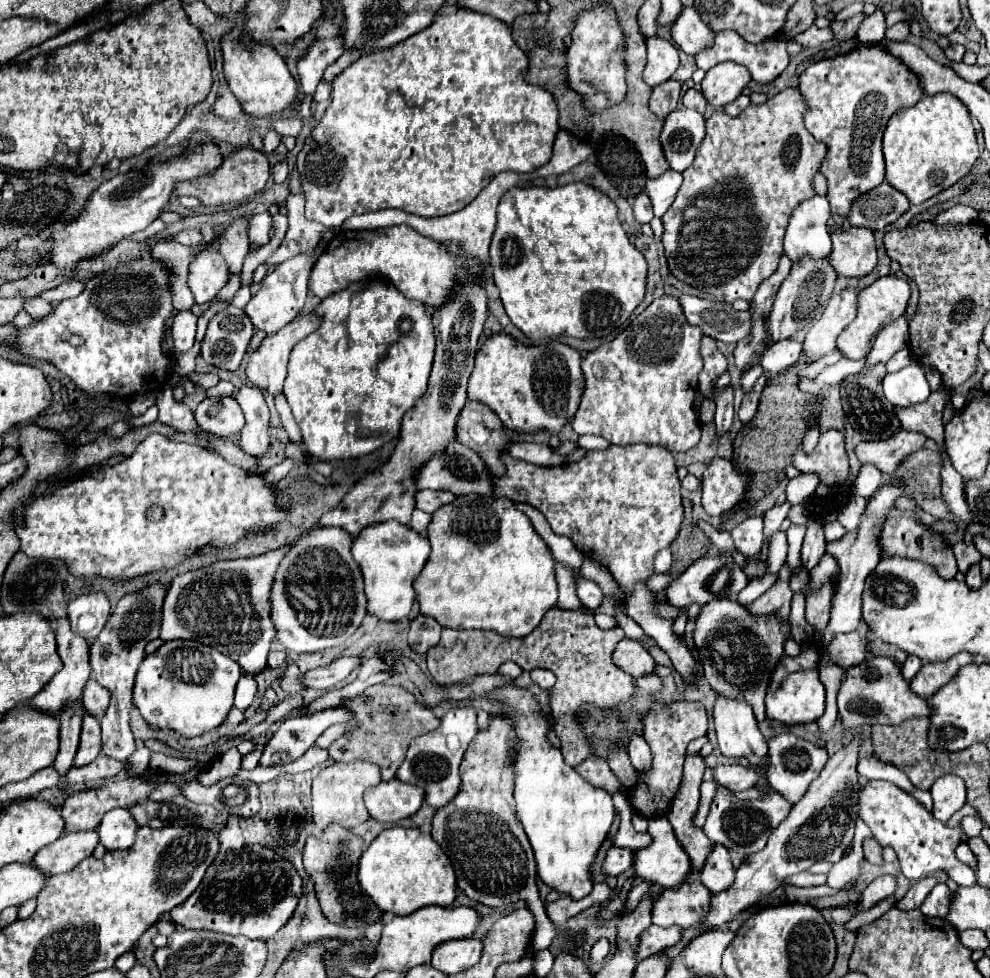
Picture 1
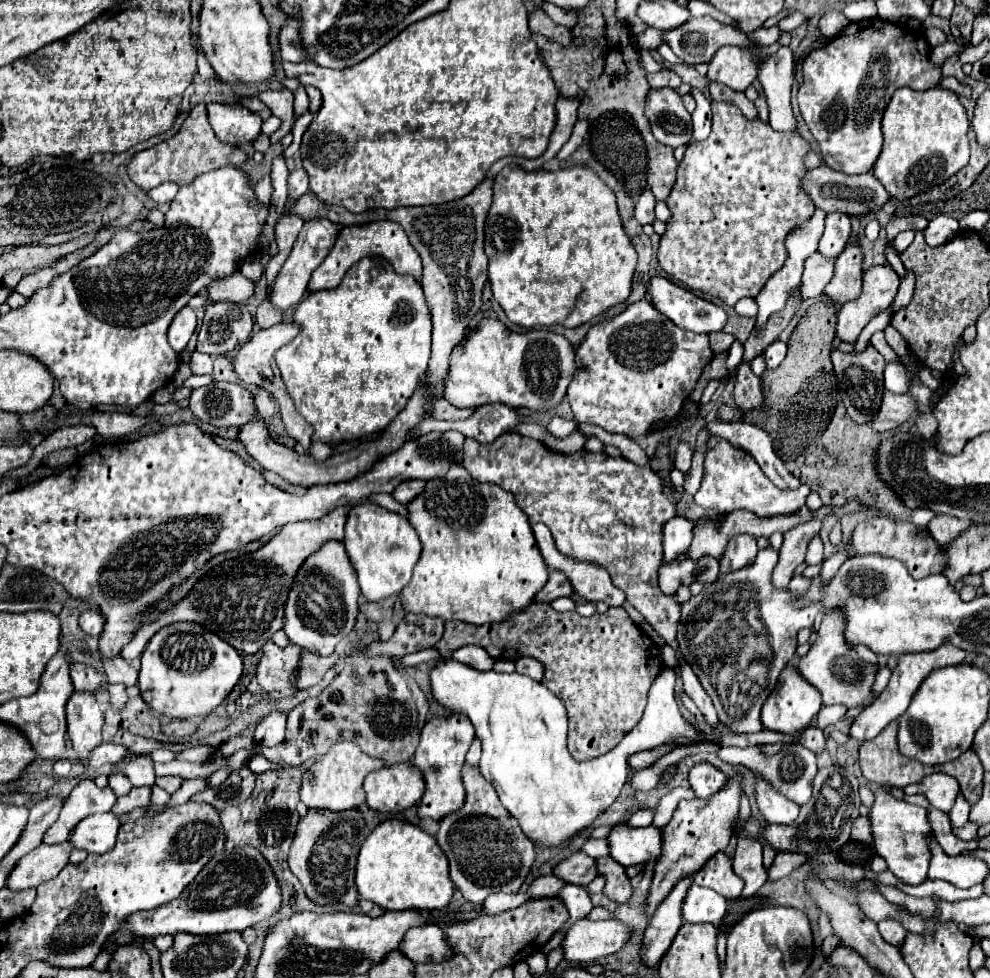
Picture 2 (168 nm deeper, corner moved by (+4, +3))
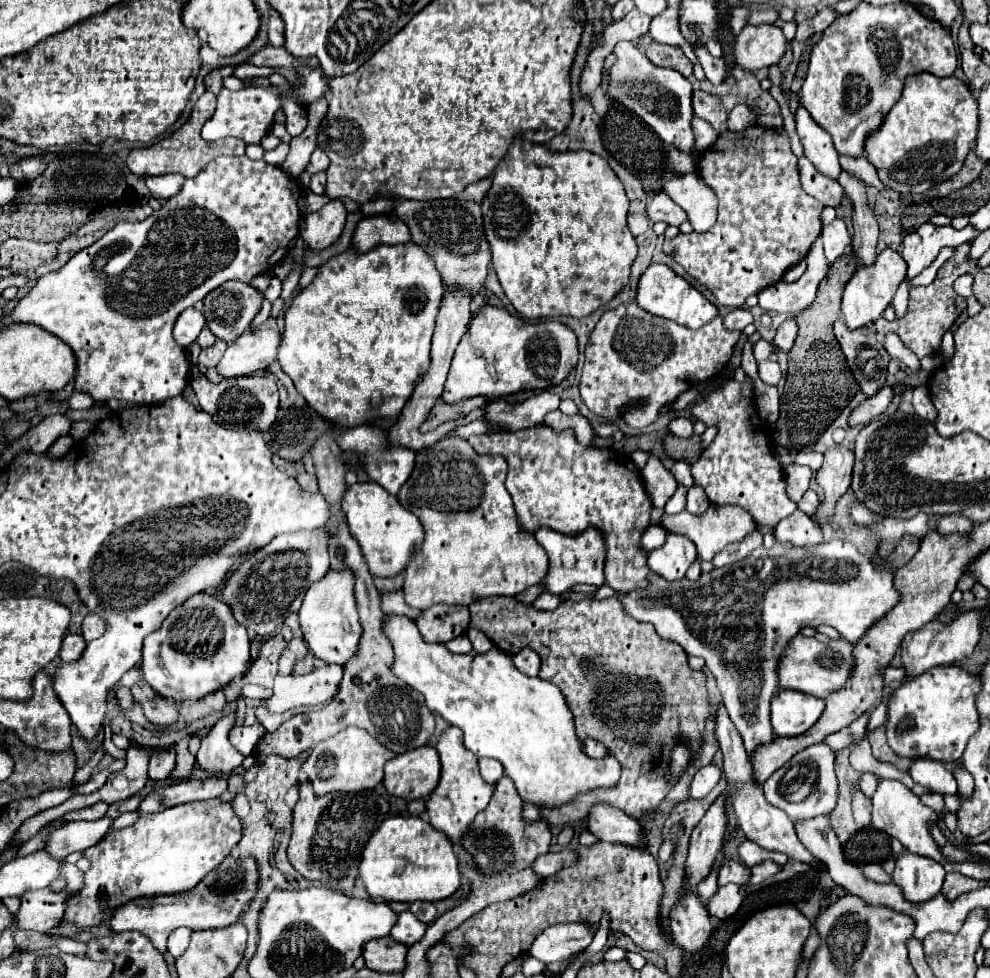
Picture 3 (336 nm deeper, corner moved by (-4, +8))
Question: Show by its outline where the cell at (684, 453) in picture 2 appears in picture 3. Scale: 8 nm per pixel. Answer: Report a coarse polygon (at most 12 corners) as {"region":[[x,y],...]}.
{"region":[[676,417],[670,423],[670,431],[680,439],[694,437],[692,421]]}

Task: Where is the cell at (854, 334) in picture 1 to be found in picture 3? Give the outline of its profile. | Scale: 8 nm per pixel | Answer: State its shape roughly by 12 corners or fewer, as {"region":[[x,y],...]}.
{"region":[[884,249],[846,283],[842,319],[860,329],[892,303],[906,263]]}

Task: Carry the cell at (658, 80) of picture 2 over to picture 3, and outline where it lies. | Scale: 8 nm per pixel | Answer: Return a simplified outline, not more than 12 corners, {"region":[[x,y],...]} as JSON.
{"region":[[652,41],[646,57],[656,67],[692,75],[692,63],[672,45]]}

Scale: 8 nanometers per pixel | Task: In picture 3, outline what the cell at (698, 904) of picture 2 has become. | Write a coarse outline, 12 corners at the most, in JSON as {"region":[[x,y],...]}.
{"region":[[718,887],[704,907],[712,917],[728,919],[742,903],[740,887]]}

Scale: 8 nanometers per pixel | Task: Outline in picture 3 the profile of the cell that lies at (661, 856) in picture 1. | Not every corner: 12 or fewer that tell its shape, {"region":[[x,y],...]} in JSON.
{"region":[[608,805],[592,807],[588,831],[600,841],[644,847],[644,827]]}

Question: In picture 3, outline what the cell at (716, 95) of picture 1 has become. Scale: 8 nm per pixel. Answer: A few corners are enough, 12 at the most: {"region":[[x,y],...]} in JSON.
{"region":[[746,25],[734,61],[748,73],[772,67],[786,37],[776,25]]}

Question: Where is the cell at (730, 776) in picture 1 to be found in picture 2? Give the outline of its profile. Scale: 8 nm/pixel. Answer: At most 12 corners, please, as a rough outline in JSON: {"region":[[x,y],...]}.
{"region":[[702,762],[688,782],[696,798],[708,800],[726,784],[726,774]]}

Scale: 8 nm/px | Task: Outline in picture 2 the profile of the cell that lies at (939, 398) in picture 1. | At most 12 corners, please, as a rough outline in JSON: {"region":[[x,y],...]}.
{"region":[[884,392],[872,420],[878,432],[906,422],[916,404],[910,396]]}

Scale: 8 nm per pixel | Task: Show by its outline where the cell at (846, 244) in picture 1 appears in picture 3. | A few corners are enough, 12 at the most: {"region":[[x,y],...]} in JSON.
{"region":[[816,239],[796,283],[778,281],[758,295],[764,311],[804,311],[830,271]]}

